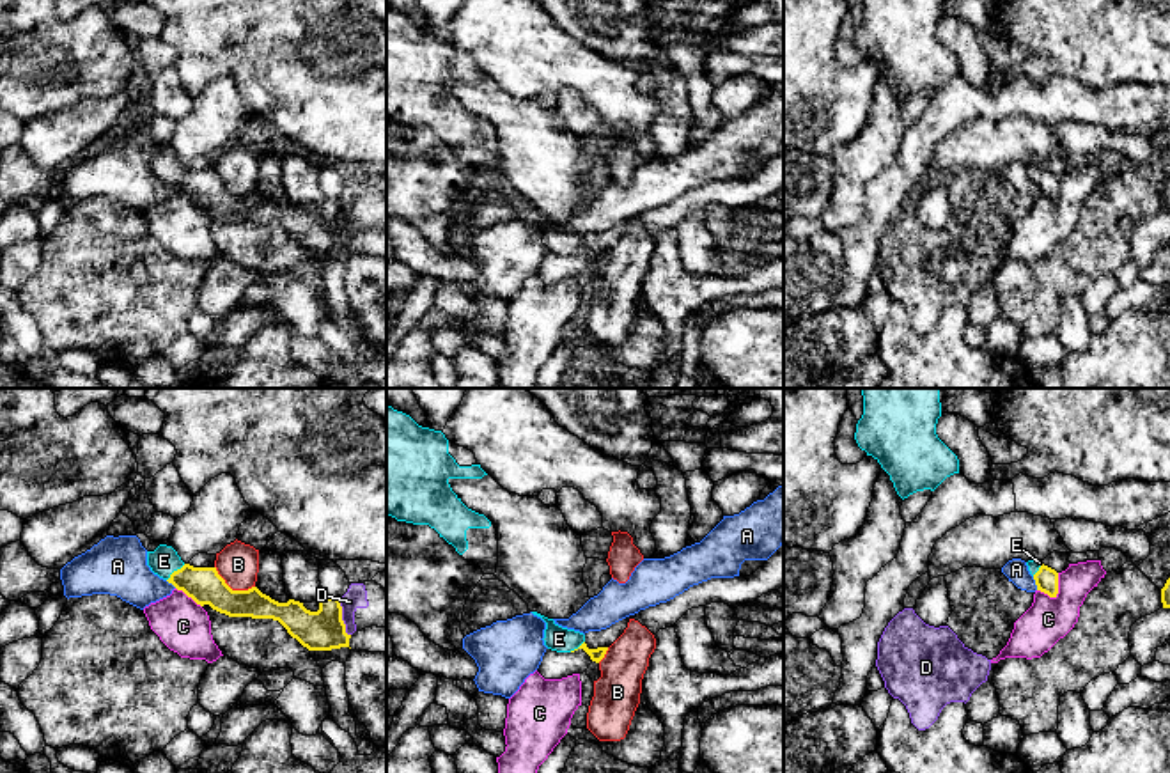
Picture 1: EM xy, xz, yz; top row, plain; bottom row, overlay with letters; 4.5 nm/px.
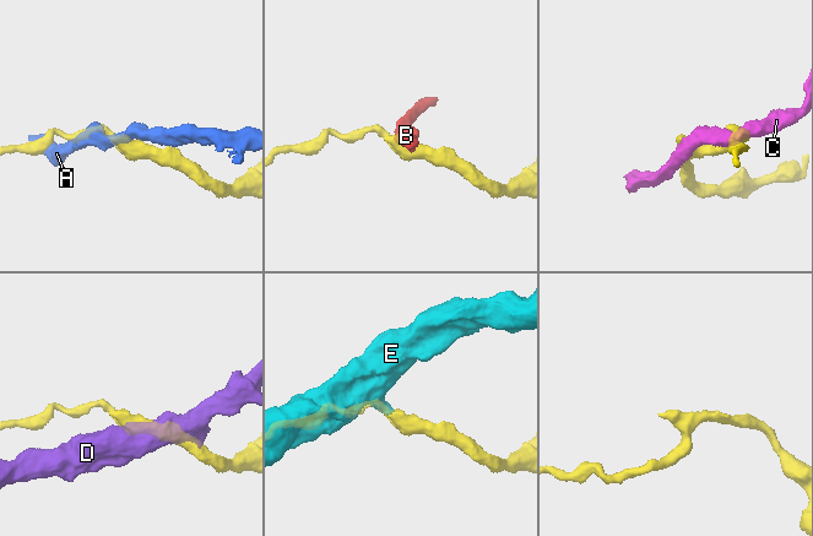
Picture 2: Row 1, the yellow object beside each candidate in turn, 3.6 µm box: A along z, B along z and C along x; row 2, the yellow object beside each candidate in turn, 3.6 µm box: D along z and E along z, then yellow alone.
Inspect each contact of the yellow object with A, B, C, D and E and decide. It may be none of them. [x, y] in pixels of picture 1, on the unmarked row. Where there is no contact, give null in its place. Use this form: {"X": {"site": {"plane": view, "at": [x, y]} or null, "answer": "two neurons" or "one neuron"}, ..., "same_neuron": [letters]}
{"A": {"site": {"plane": "yz", "at": [1036, 187]}, "answer": "two neurons"}, "B": {"site": {"plane": "xy", "at": [231, 192]}, "answer": "two neurons"}, "C": {"site": {"plane": "yz", "at": [1057, 195]}, "answer": "two neurons"}, "D": {"site": {"plane": "xy", "at": [341, 220]}, "answer": "two neurons"}, "E": {"site": {"plane": "xy", "at": [174, 174]}, "answer": "one neuron"}, "same_neuron": ["E"]}

